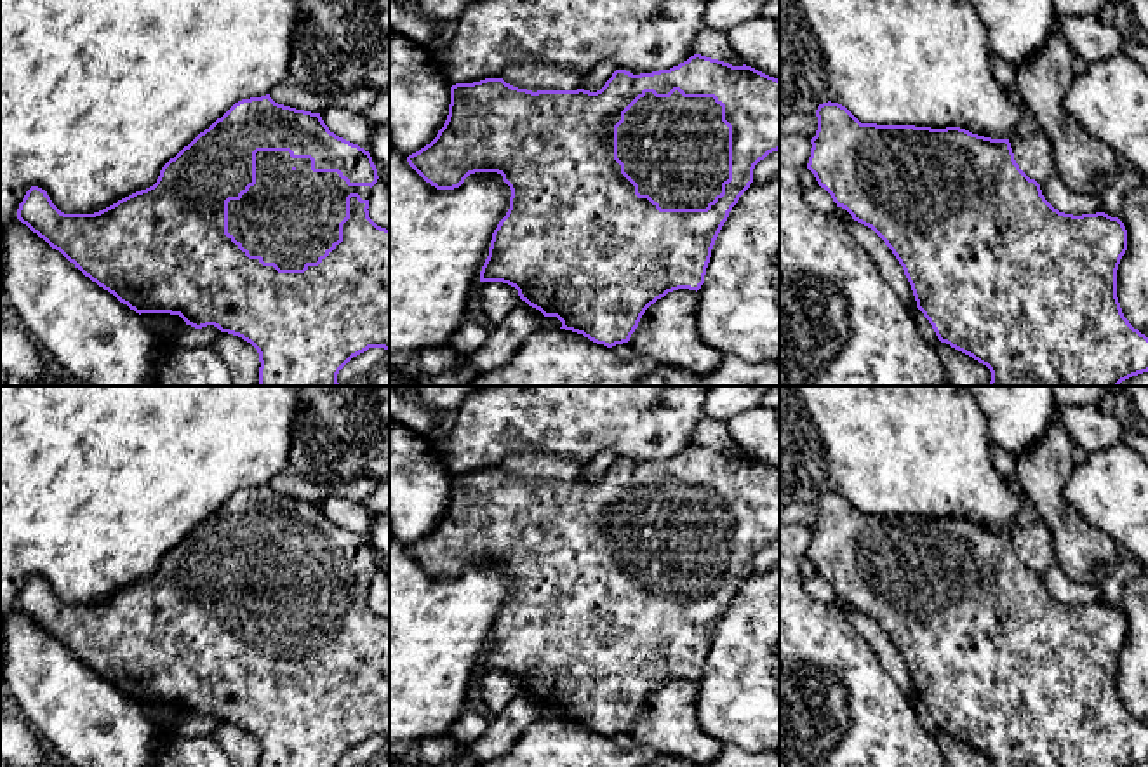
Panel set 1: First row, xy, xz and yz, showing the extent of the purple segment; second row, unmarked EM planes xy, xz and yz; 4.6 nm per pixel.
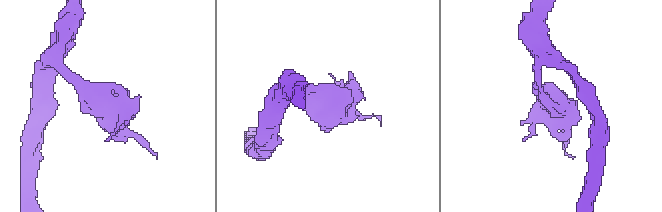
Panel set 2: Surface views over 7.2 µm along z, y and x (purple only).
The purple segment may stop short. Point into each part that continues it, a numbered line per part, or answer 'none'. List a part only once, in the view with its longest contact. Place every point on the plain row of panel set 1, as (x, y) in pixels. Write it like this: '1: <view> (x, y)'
1: xy (289, 607)

